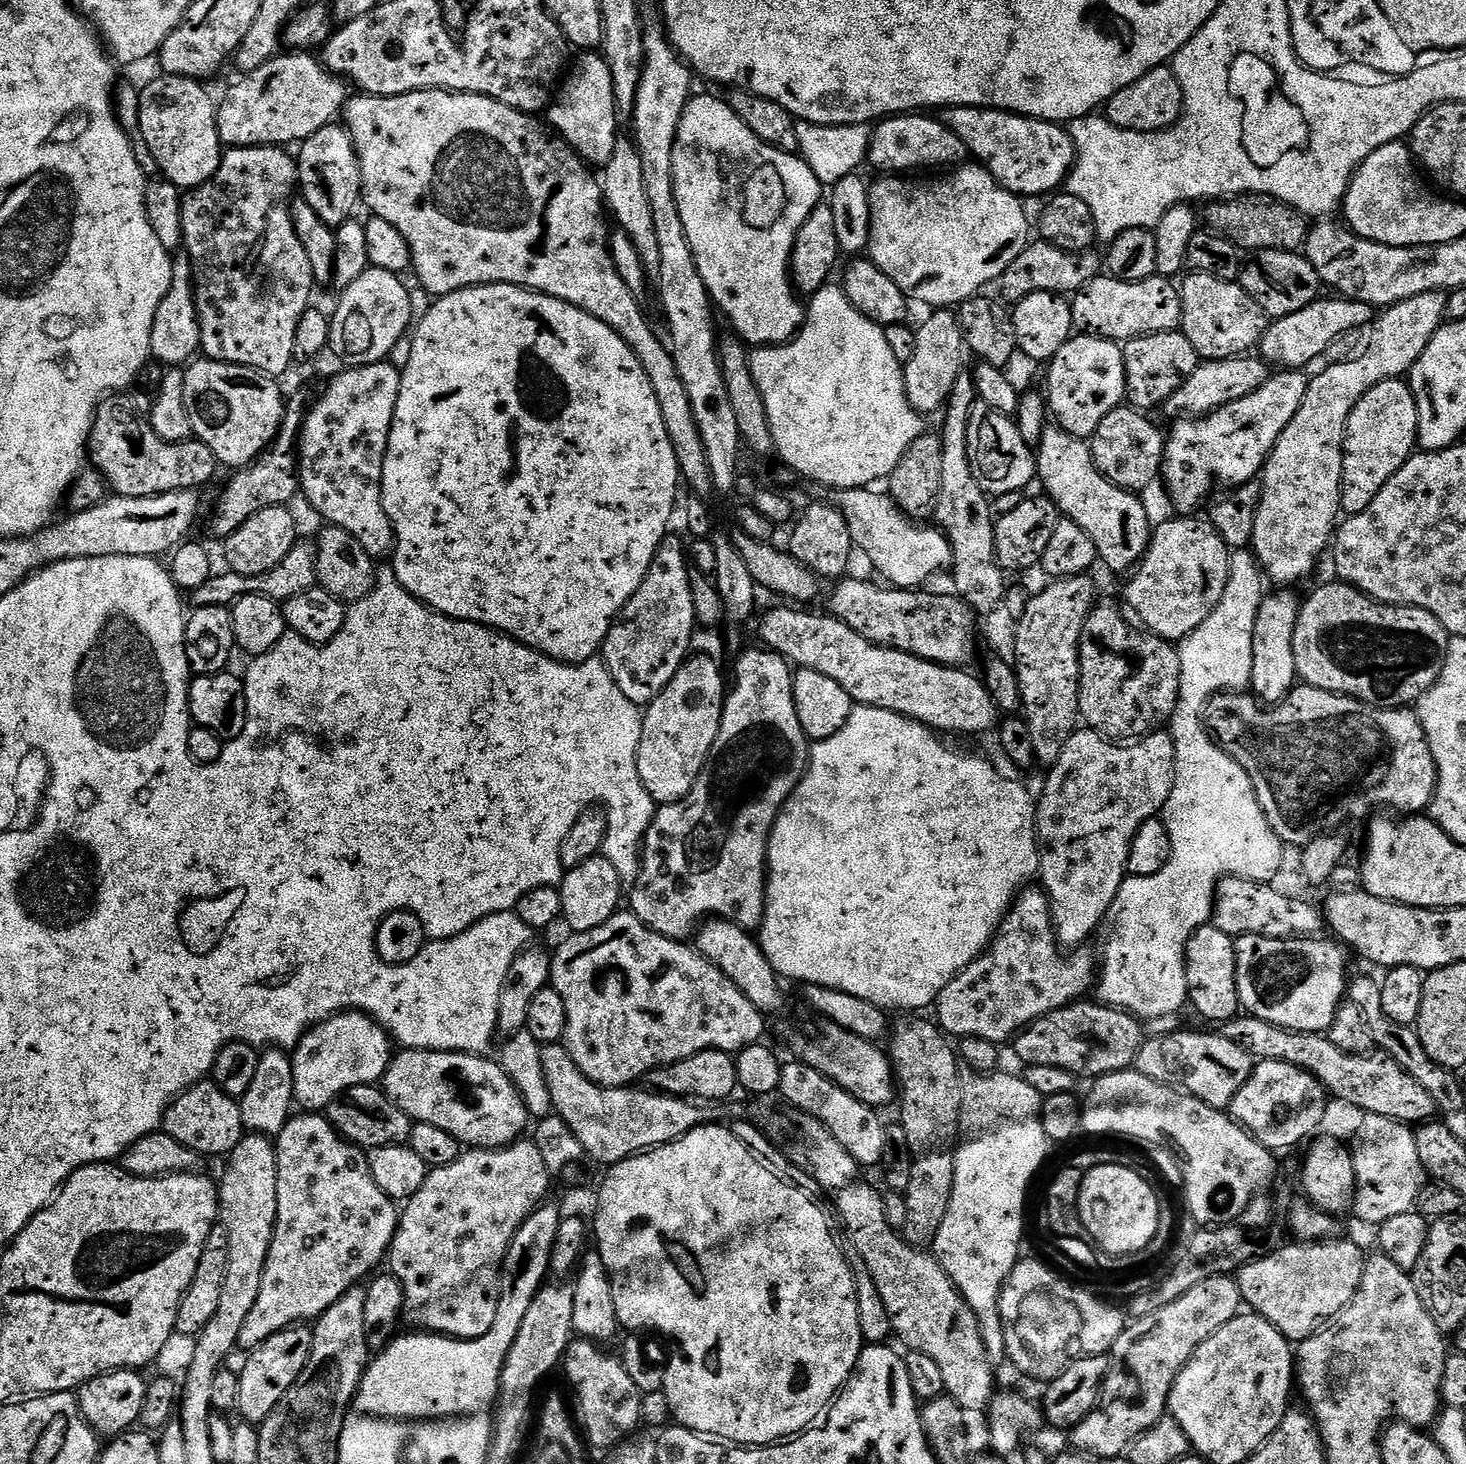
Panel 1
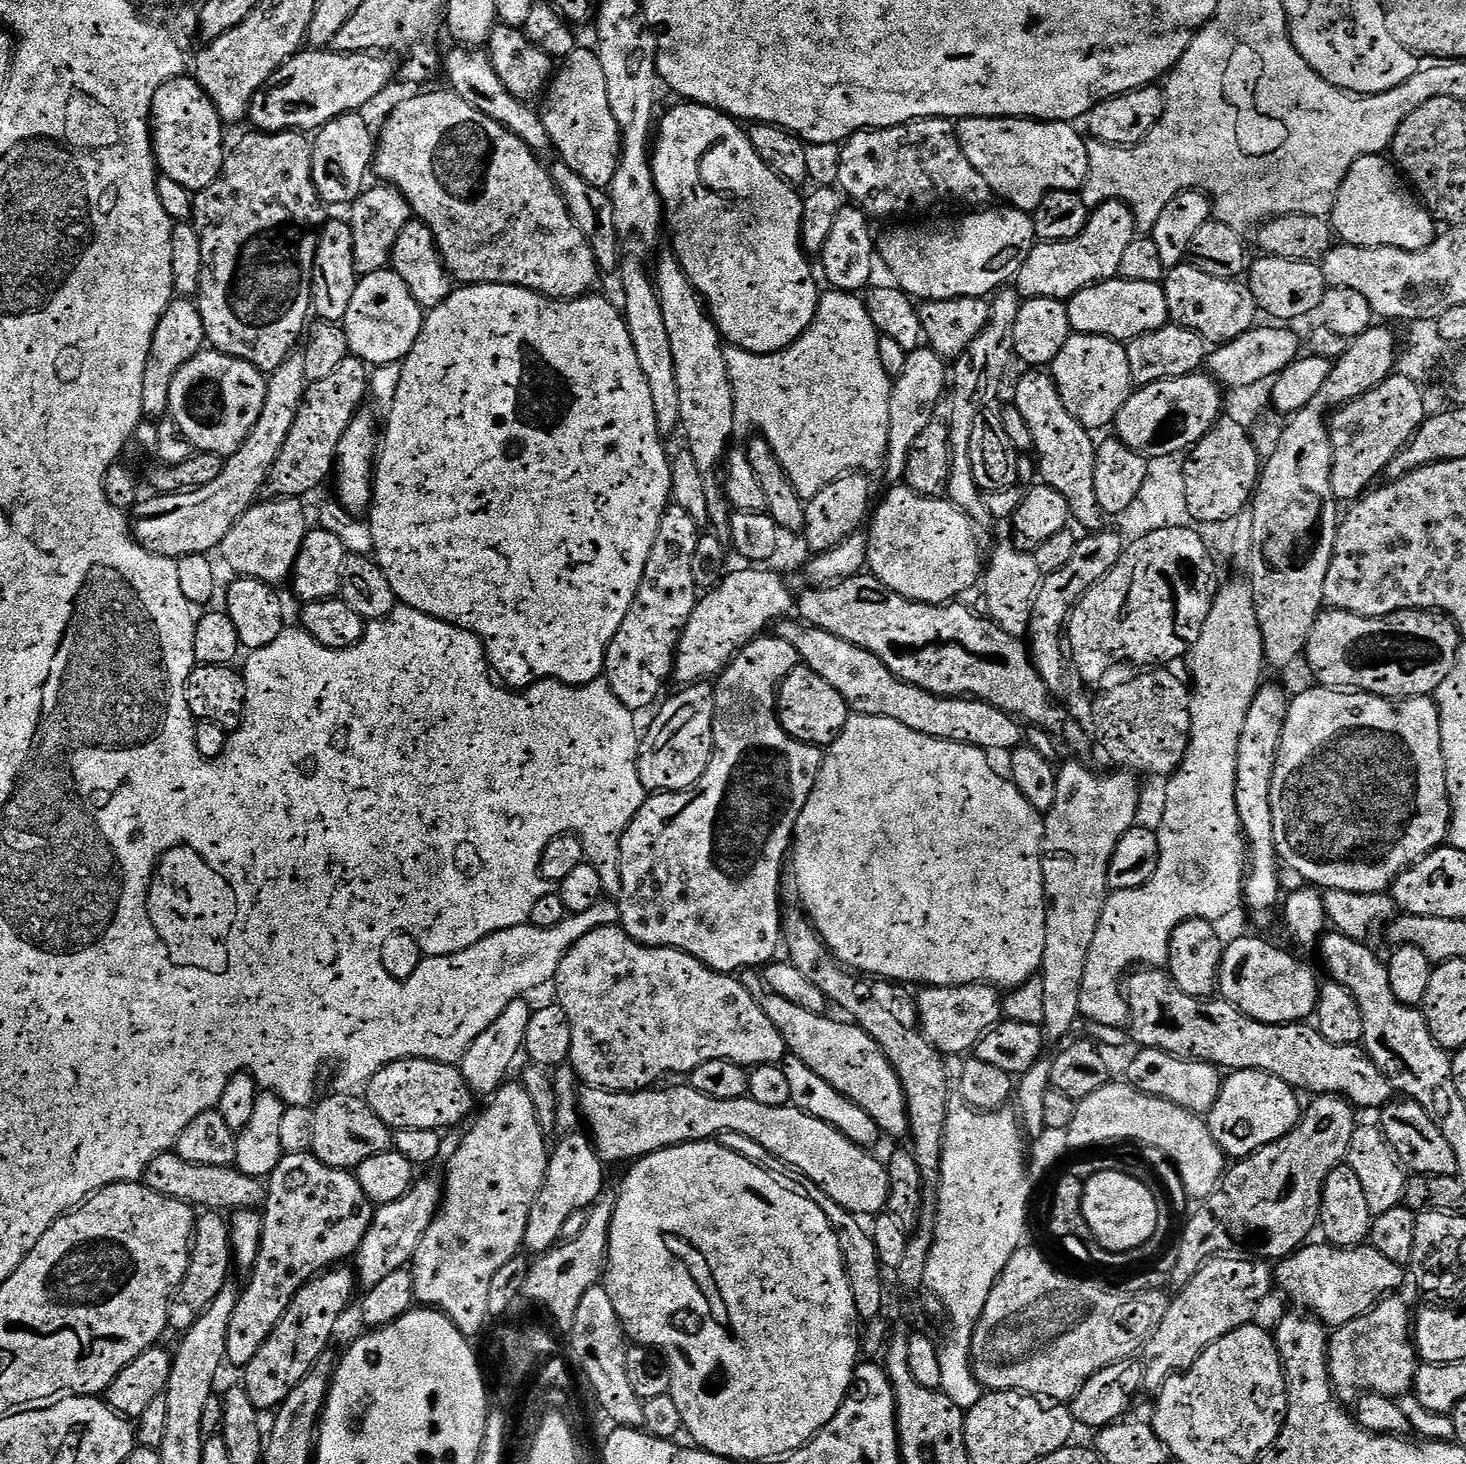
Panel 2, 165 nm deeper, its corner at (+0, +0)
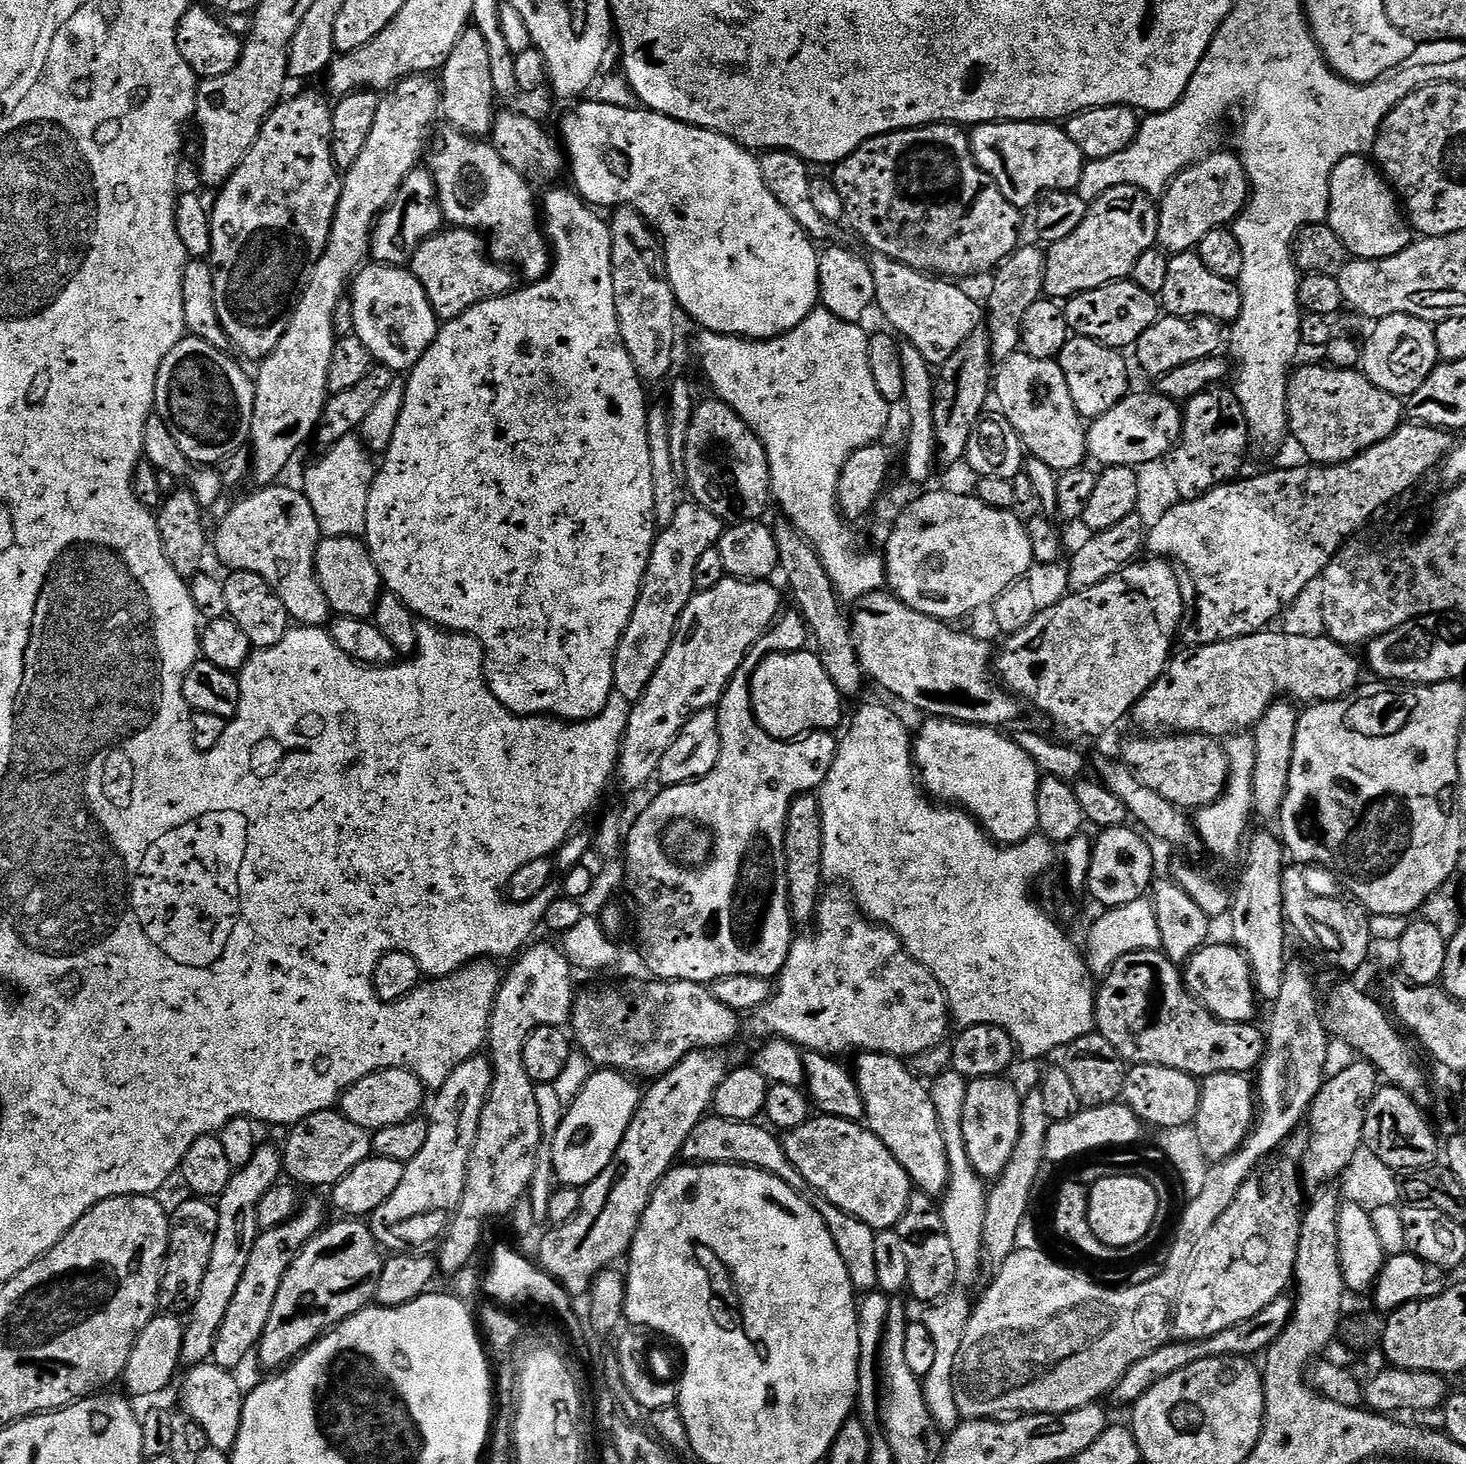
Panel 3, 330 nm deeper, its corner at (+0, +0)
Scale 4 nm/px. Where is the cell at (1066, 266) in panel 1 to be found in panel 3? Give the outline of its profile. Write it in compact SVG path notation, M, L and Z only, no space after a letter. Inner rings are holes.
M1118 186L1106 190L1106 194L1089 203L1082 226L1070 238L1062 238L1062 242L1054 242L1047 249L1044 296L1067 302L1086 290L1129 279L1138 258L1157 247L1159 221L1157 201L1140 188Z

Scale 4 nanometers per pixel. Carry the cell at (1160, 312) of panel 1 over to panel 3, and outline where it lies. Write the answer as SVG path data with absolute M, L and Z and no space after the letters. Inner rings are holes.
M1131 279L1115 280L1112 284L1098 286L1098 290L1086 290L1067 301L1063 305L1063 310L1066 314L1069 333L1097 340L1100 344L1105 344L1107 348L1117 350L1131 349L1135 346L1138 338L1142 338L1142 334L1146 334L1146 330L1150 330L1150 326L1154 326L1154 322L1162 315L1162 305L1159 299L1133 283Z

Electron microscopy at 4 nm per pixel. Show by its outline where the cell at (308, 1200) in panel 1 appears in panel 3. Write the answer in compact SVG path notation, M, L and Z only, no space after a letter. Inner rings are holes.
M312 1200L309 1204L308 1201L301 1203L299 1212L282 1226L257 1235L254 1250L250 1250L250 1262L246 1262L246 1271L242 1273L242 1282L238 1282L238 1290L230 1302L230 1307L226 1309L226 1318L222 1318L211 1363L220 1368L236 1370L251 1352L253 1355L262 1338L266 1321L270 1319L270 1306L274 1306L274 1298L278 1298L278 1286L282 1286L286 1270L290 1270L296 1255L313 1236L321 1232L325 1224L323 1206Z

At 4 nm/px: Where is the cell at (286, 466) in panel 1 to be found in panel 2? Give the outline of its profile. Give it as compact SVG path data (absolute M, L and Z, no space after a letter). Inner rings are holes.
M351 354L342 360L341 365L333 371L331 376L309 384L298 408L298 414L295 415L294 426L290 428L290 434L287 435L278 458L275 459L274 465L267 474L261 495L265 499L301 499L304 498L304 495L320 487L327 477L329 479L335 469L338 442L342 440L342 434L345 433L359 408L365 403L364 398L367 399L369 392L369 367L364 361Z

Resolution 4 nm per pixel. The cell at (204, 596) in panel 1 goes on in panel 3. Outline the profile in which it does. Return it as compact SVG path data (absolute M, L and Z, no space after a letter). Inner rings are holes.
M355 536L321 539L316 551L316 573L336 616L363 620L375 617L382 581L378 566L374 566L374 558L363 539Z

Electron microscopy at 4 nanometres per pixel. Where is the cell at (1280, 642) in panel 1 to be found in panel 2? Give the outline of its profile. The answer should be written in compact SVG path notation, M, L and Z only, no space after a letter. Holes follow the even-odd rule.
M1261 683L1260 689L1254 694L1254 702L1250 702L1250 714L1246 714L1246 722L1242 722L1242 734L1238 738L1236 805L1250 857L1242 900L1252 910L1272 908L1282 900L1280 876L1276 873L1278 857L1274 846L1274 813L1270 810L1270 786L1274 778L1274 766L1278 762L1282 730L1286 726L1290 692L1280 684L1268 683Z

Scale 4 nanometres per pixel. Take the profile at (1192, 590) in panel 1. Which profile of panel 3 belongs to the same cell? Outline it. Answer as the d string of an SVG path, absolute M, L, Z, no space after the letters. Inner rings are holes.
M1147 559L1128 564L1118 574L1098 582L1098 586L1090 586L1081 592L1069 591L1057 605L1050 606L1049 609L1039 609L1036 616L1024 629L1009 635L1004 640L1006 641L1004 649L1001 652L999 649L994 660L994 668L1002 681L1003 687L1007 688L1013 696L1021 701L1027 702L1029 700L1042 715L1049 716L1062 731L1069 732L1072 736L1100 736L1103 732L1110 731L1123 716L1125 719L1135 708L1137 702L1150 690L1150 686L1154 686L1156 679L1168 669L1168 662L1174 655L1172 643L1178 640L1182 632L1182 625L1186 620L1186 612L1184 616L1184 592L1180 589L1179 578L1176 577L1177 569L1167 559Z

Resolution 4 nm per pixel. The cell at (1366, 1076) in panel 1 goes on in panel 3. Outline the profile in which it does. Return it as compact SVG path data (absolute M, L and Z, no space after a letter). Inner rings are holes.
M1160 950L1126 954L1114 962L1096 993L1096 1027L1106 1042L1110 1042L1110 1046L1114 1046L1114 1050L1118 1050L1118 1054L1129 1065L1170 1066L1170 1070L1182 1070L1197 1078L1227 1072L1255 1073L1266 1051L1265 1033L1261 1029L1259 1032L1255 1023L1231 1024L1206 1010L1189 992L1181 969Z

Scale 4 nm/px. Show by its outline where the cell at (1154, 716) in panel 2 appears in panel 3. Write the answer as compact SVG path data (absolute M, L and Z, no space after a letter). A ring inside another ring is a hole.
M1197 732L1187 734L1136 734L1124 744L1123 763L1150 790L1162 794L1166 802L1185 810L1210 806L1228 785L1228 755L1217 737Z

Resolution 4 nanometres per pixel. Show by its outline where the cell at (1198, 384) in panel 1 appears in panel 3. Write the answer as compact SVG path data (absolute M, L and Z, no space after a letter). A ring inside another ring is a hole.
M1156 390L1135 392L1125 396L1110 410L1106 410L1106 414L1095 417L1087 425L1088 455L1104 468L1136 468L1146 462L1164 460L1180 443L1180 434L1184 431L1181 405Z

